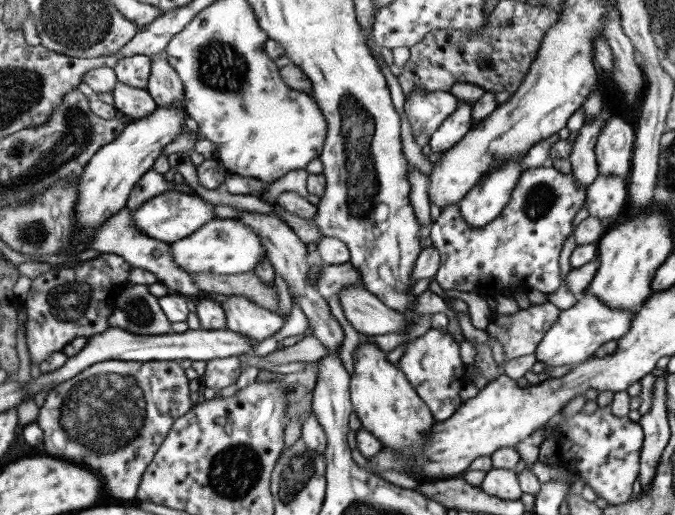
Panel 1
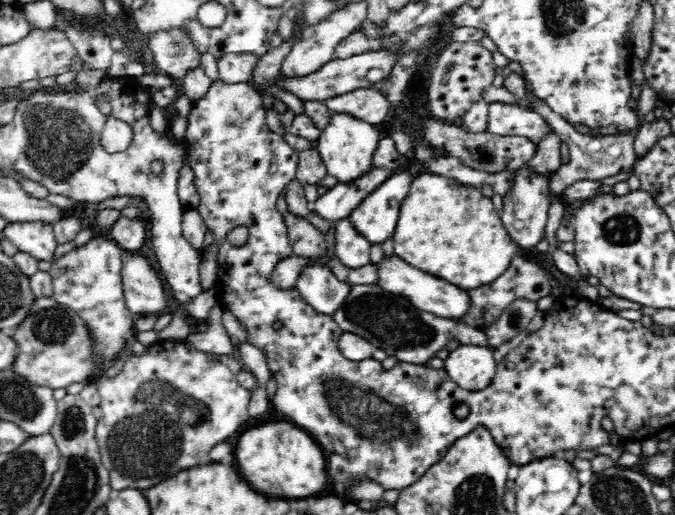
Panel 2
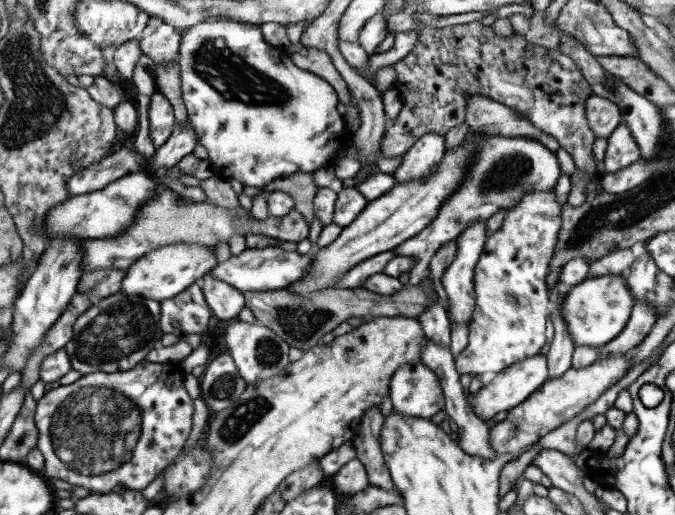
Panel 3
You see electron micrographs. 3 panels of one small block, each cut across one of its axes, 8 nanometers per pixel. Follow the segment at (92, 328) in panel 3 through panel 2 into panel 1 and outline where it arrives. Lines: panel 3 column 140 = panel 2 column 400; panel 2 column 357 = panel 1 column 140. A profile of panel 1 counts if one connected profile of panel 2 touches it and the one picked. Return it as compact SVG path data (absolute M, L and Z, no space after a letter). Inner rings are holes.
M148 285L126 287L116 298L116 308L109 317L109 328L122 328L138 335L166 335L172 323L160 308L158 298L150 294Z

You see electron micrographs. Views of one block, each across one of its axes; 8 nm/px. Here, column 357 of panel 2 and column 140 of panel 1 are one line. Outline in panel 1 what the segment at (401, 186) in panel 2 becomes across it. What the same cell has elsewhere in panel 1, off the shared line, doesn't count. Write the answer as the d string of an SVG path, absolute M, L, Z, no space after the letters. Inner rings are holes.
M169 189L163 194L154 196L152 200L148 200L139 210L131 212L133 212L133 222L141 232L156 240L173 243L190 236L190 234L202 229L202 226L217 219L214 214L214 207L214 204L197 195L189 195Z

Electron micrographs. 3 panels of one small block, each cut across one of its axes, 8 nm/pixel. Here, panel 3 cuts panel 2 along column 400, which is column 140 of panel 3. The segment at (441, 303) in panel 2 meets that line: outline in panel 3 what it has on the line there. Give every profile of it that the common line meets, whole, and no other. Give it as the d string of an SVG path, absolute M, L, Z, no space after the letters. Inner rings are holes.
M176 242L174 245L162 246L156 249L156 252L152 251L146 254L146 257L134 262L130 269L125 271L121 290L126 294L136 294L161 302L180 294L216 266L216 254L212 247L192 245L190 242Z

